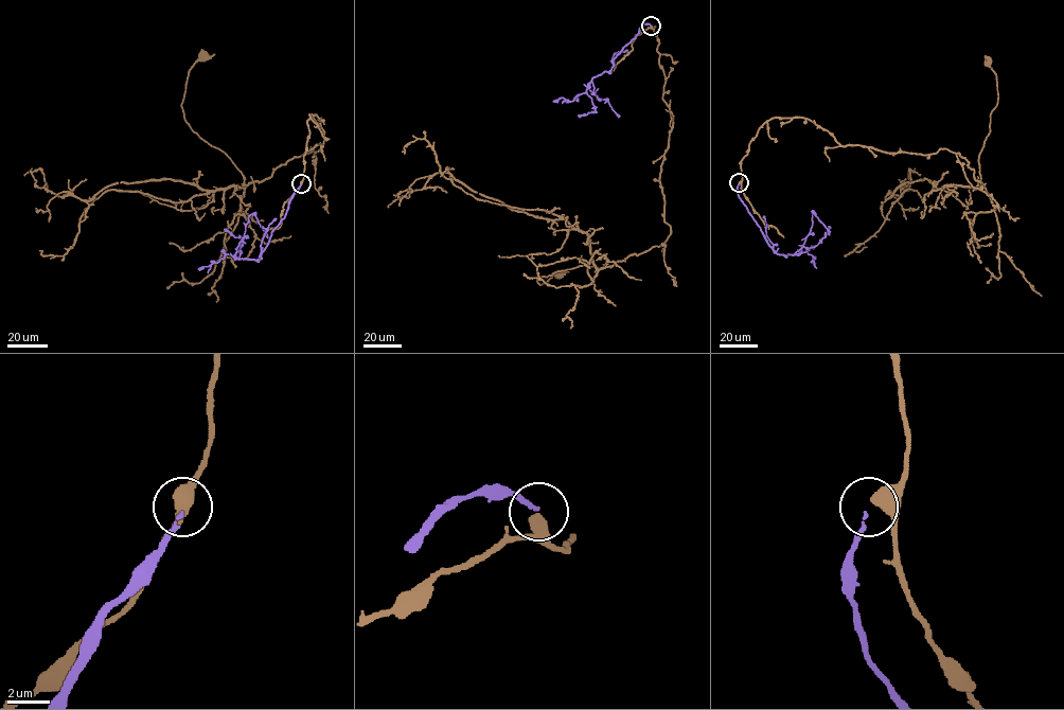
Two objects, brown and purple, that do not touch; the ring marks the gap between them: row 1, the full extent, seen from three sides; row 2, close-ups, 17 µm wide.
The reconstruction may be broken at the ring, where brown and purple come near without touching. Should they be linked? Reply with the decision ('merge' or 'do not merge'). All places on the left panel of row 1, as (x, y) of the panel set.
do not merge

